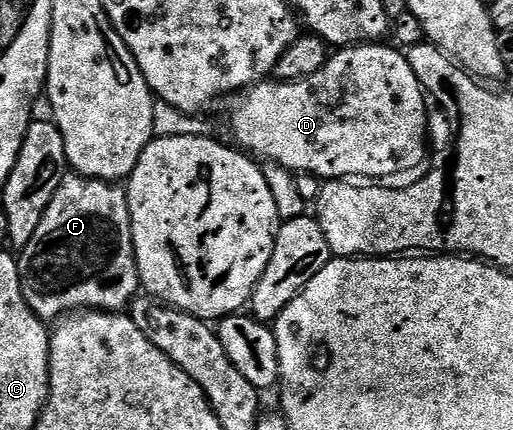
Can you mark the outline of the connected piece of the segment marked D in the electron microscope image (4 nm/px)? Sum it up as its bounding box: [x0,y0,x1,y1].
[229,41,427,181]

